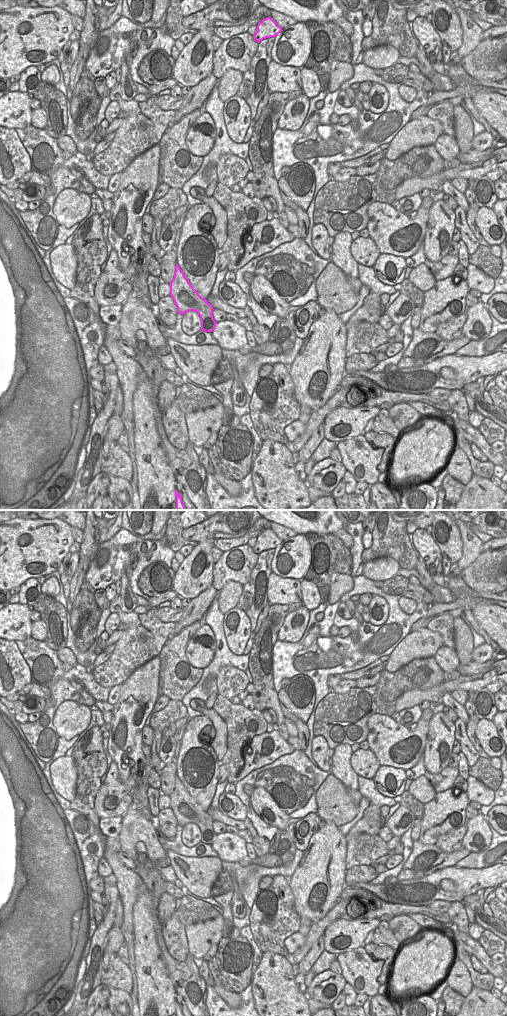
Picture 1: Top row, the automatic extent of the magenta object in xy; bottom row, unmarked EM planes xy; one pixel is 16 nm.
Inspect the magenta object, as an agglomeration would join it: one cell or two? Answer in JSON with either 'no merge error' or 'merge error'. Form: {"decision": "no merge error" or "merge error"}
{"decision": "merge error"}

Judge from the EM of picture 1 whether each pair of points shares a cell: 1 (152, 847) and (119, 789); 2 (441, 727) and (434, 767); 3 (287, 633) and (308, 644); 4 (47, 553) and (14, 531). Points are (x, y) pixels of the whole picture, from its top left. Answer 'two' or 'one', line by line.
1: two
2: one
3: two
4: one

